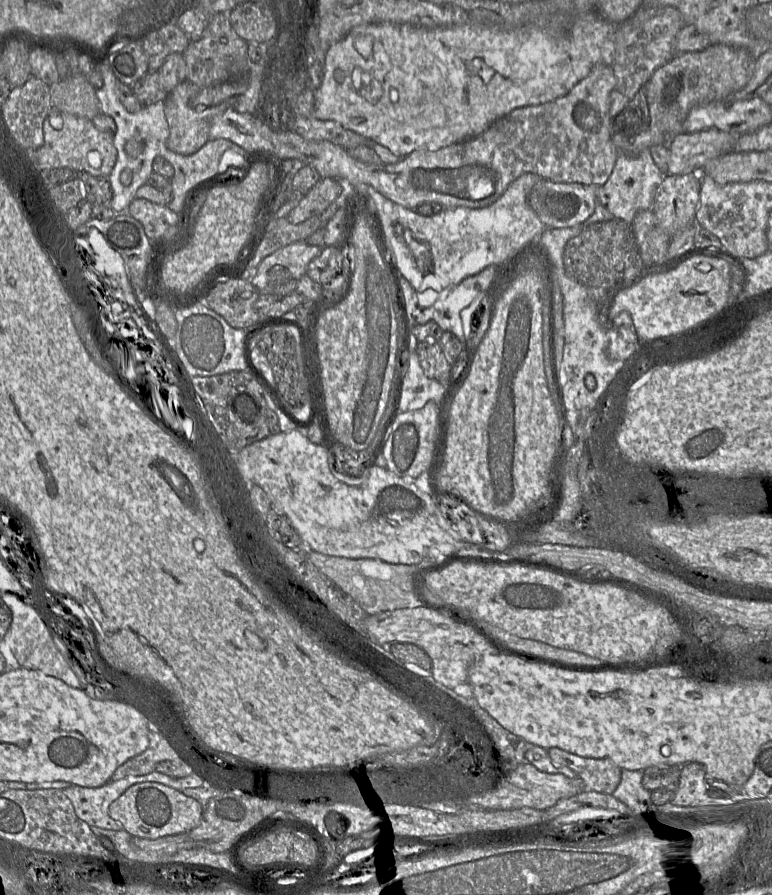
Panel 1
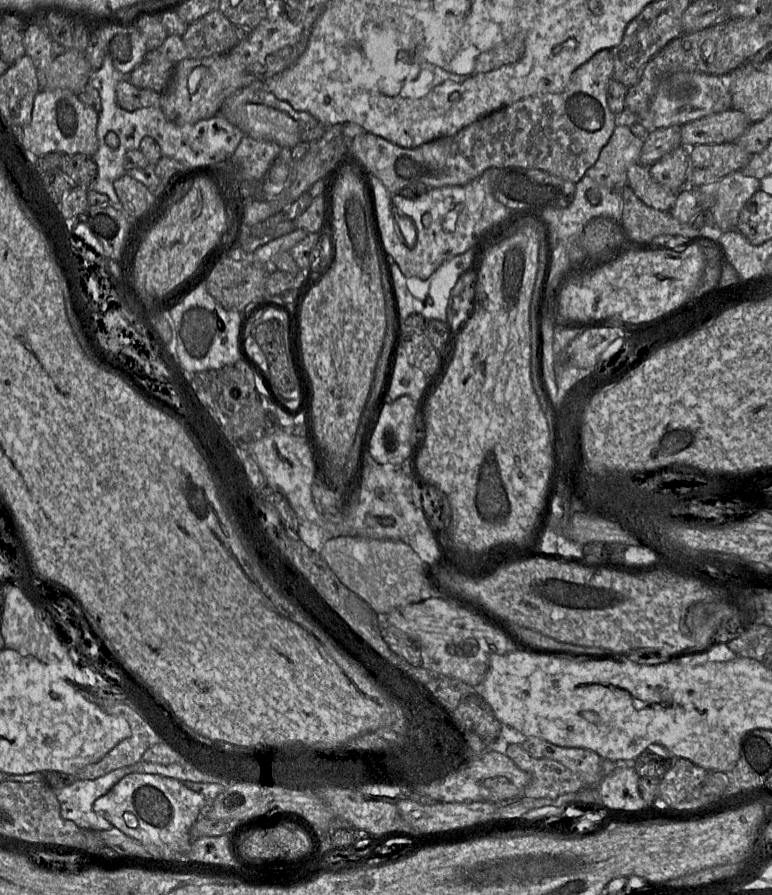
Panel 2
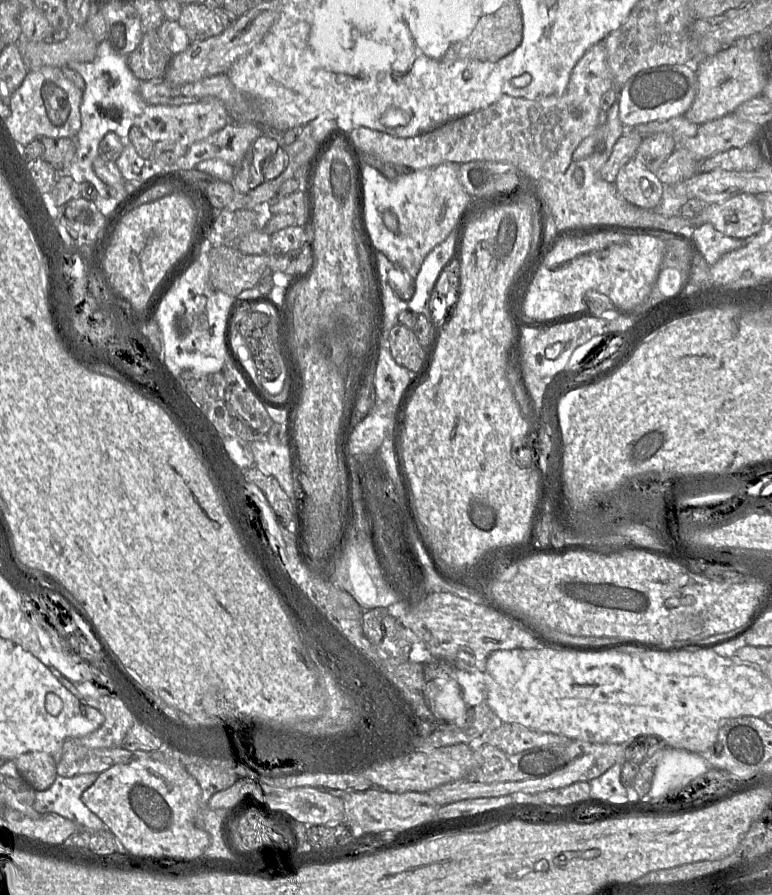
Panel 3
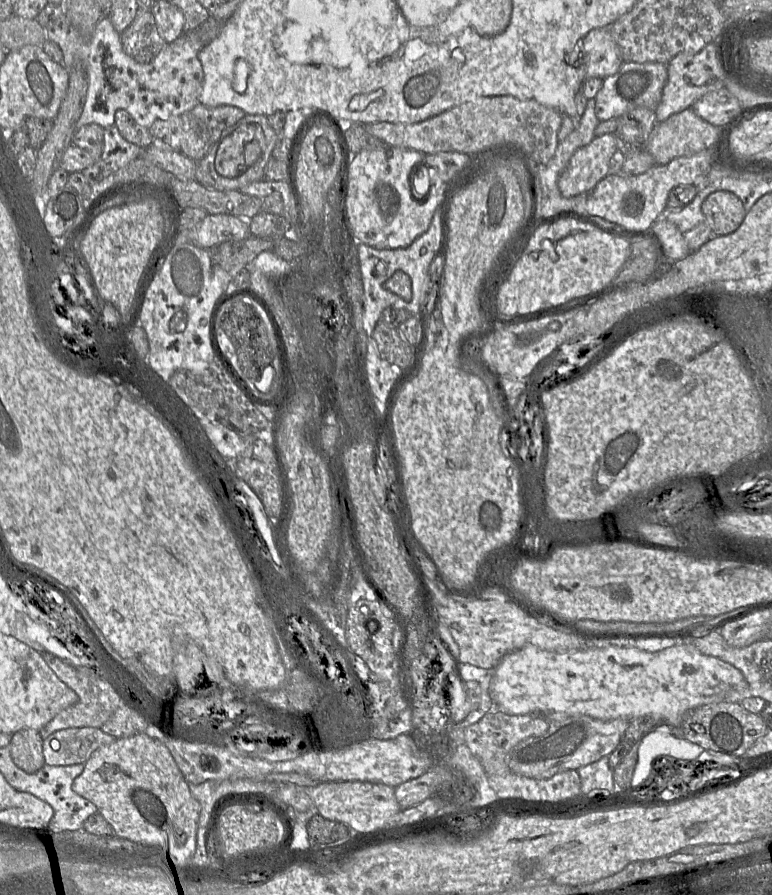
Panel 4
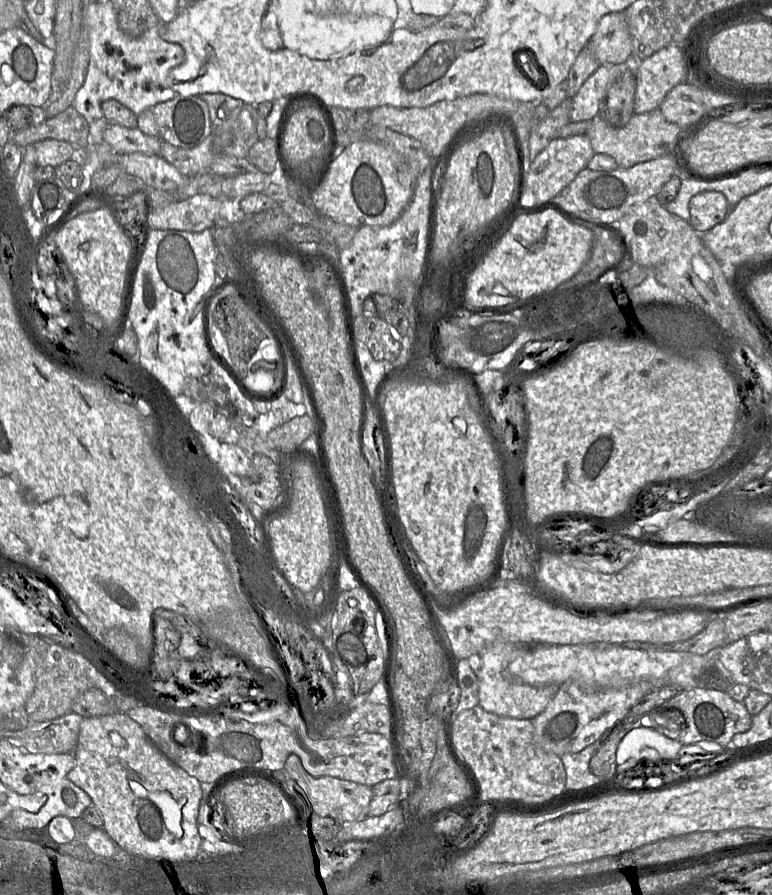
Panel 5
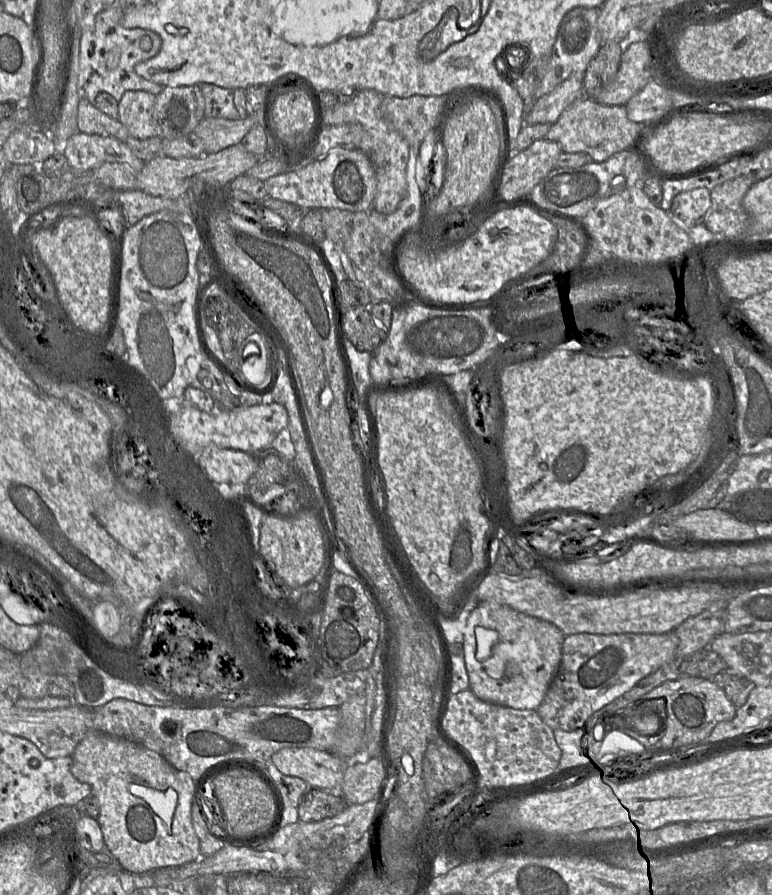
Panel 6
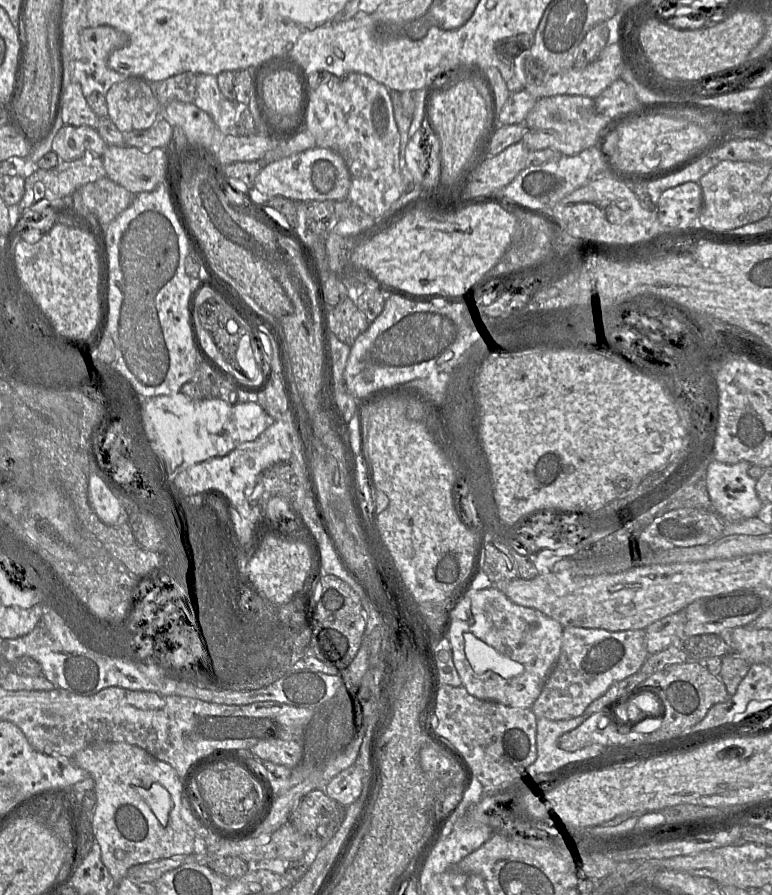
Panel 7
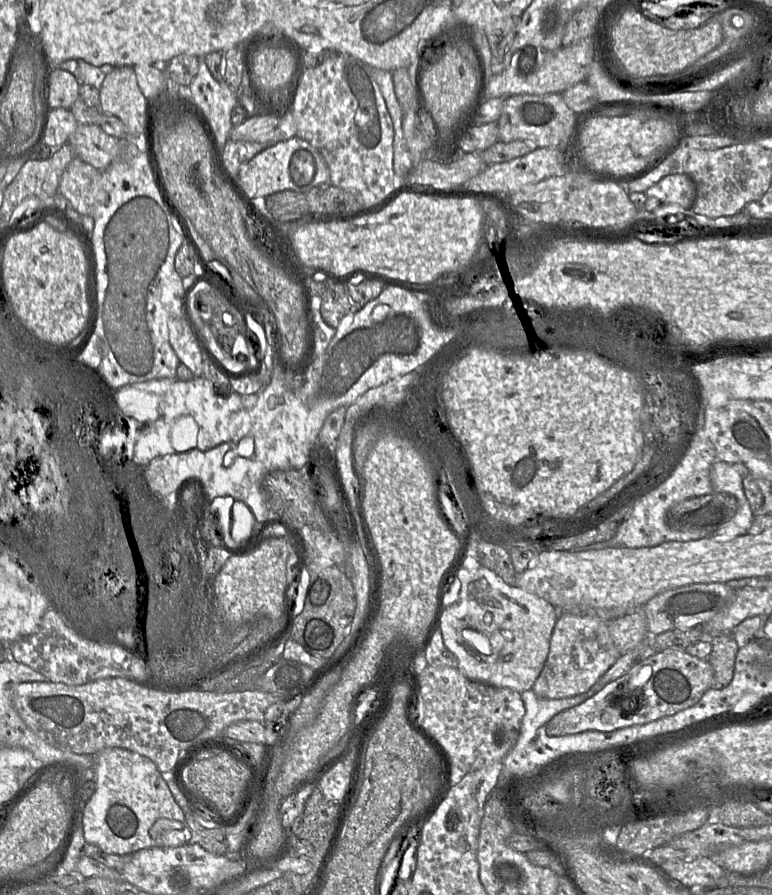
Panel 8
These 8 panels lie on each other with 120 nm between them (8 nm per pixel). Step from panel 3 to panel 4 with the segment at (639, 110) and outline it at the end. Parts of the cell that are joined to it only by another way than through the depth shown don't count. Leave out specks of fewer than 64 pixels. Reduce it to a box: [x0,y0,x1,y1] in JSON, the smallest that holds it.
[594,62,667,121]

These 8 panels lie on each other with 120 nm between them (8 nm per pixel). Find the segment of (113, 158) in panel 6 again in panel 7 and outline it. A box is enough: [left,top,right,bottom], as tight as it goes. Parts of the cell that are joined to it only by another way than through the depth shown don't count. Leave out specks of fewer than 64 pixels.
[51,125,108,161]

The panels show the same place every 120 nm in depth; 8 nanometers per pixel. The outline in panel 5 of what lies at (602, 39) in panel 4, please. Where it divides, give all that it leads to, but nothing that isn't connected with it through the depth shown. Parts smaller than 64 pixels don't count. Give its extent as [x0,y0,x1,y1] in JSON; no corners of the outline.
[590,11,632,65]

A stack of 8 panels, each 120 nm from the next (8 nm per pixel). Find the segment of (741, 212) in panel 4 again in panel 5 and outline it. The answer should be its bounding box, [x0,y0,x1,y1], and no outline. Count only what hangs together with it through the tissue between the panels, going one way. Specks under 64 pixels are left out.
[689,191,731,234]

